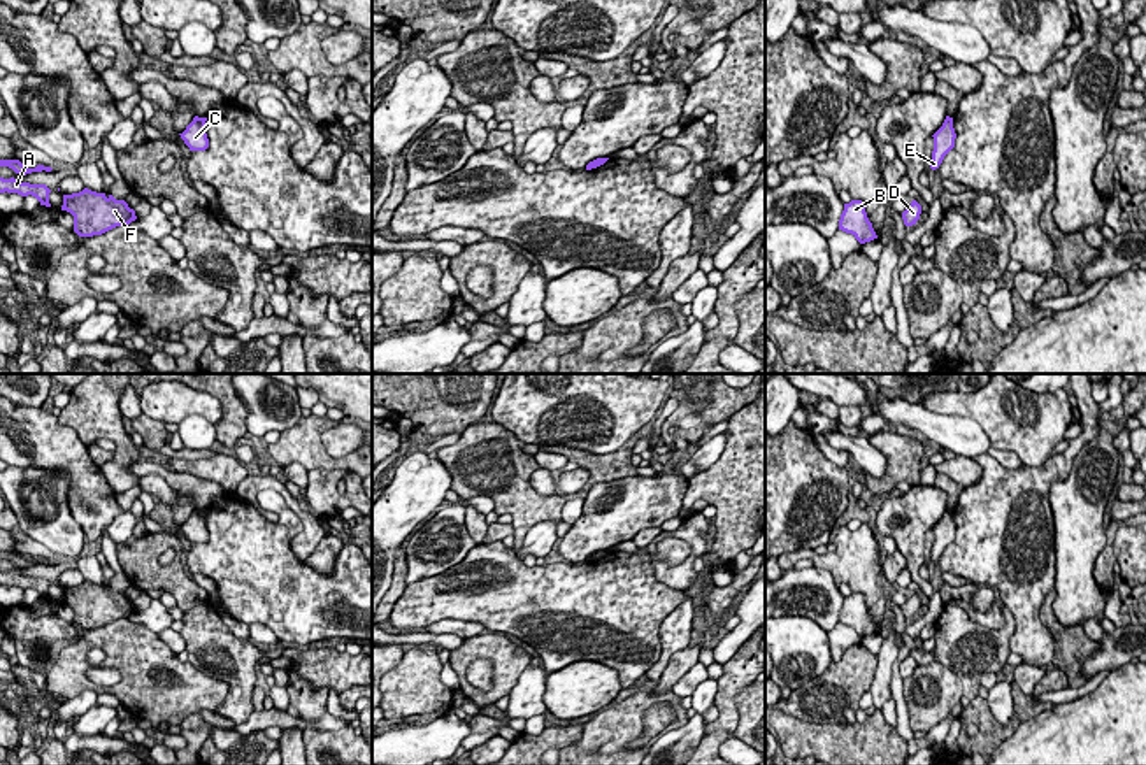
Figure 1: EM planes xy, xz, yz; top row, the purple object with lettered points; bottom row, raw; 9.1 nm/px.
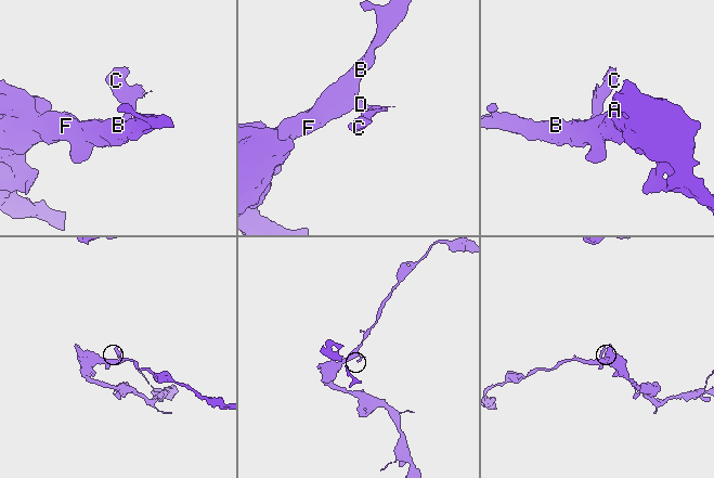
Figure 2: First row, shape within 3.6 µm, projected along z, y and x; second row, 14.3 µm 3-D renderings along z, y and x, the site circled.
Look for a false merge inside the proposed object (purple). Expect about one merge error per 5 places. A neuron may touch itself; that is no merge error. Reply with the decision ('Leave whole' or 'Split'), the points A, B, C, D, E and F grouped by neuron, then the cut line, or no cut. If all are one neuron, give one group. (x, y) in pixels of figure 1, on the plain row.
Leave whole. Groups: A B C D E F. No split

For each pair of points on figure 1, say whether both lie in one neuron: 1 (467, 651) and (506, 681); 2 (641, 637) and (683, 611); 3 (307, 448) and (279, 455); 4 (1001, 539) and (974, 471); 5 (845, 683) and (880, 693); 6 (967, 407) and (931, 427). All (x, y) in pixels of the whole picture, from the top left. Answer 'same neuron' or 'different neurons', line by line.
1: same neuron
2: different neurons
3: same neuron
4: different neurons
5: different neurons
6: different neurons

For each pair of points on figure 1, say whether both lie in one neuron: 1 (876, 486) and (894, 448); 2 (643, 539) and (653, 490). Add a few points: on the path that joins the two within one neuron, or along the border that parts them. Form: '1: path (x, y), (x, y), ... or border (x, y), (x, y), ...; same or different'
1: path (887, 479), (894, 472), (894, 458); same
2: border (658, 525), (646, 527), (630, 539); different

